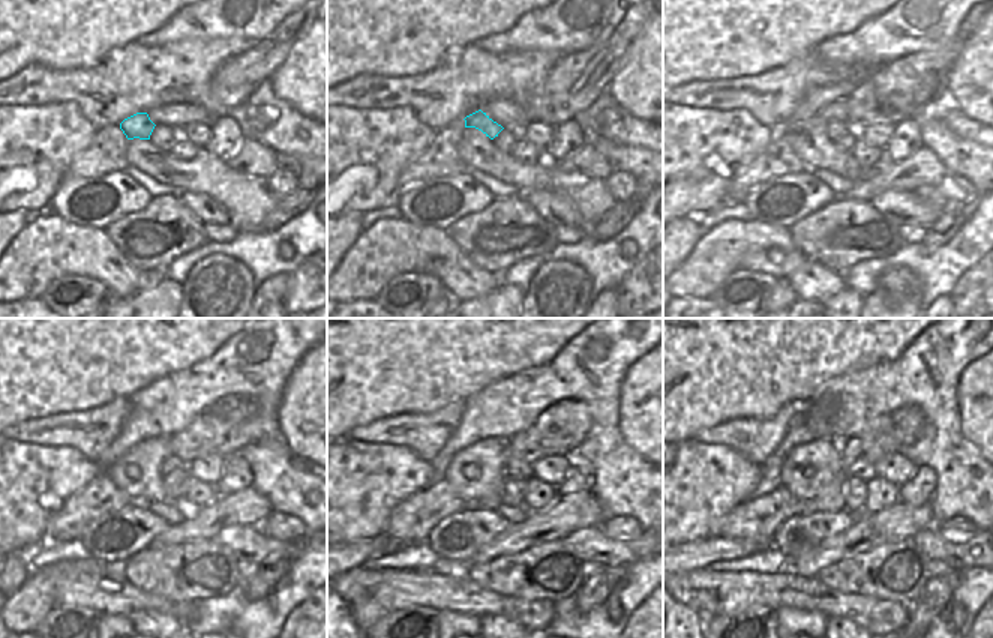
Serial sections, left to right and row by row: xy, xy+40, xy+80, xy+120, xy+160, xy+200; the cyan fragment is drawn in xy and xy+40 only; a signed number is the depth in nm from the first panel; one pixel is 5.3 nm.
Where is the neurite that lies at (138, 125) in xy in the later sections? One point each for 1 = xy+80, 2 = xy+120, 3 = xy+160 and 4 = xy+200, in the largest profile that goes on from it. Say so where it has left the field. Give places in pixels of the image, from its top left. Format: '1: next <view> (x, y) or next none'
1: next xy+80 (836, 129)
2: next xy+120 (170, 463)
3: next xy+160 (516, 469)
4: next xy+200 (864, 473)

